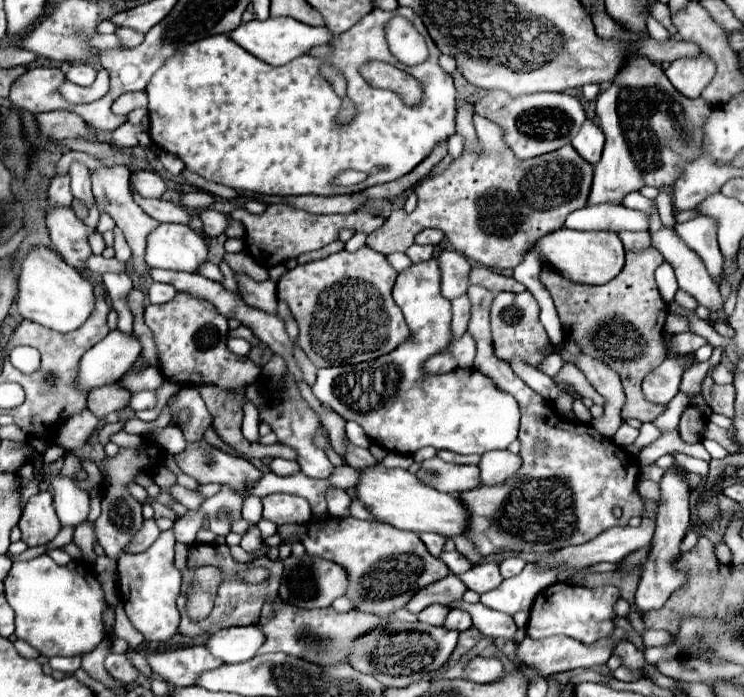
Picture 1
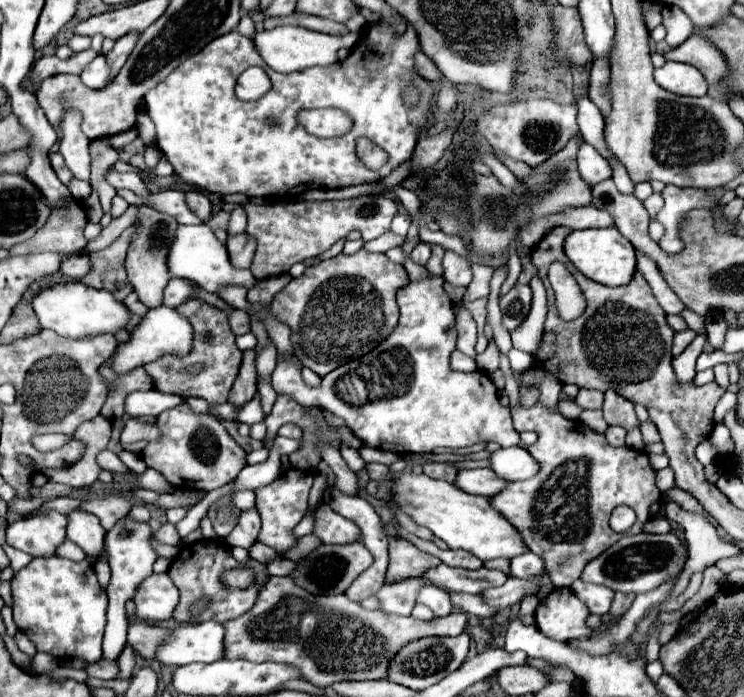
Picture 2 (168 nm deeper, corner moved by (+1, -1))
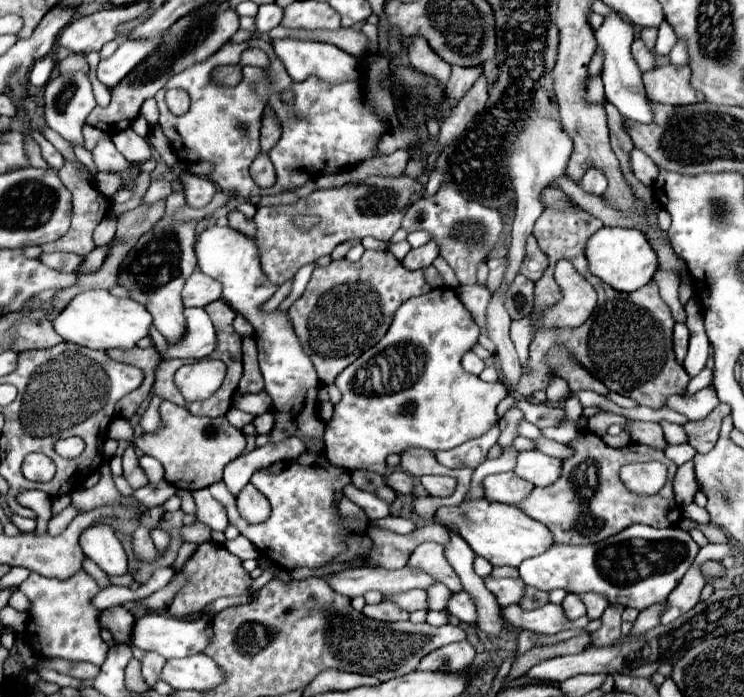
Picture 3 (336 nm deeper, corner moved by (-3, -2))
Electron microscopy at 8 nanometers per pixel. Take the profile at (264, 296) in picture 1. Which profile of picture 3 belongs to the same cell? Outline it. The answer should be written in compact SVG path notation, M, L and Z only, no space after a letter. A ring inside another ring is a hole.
M230 211L228 213L228 221L230 221L230 227L236 229L238 233L254 239L256 237L256 223L252 219L246 219L240 211Z

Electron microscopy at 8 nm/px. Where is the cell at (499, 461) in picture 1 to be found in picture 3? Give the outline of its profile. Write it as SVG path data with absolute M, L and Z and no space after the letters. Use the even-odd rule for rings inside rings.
M520 451L516 457L514 473L520 479L526 479L540 487L554 483L560 477L560 471L562 471L560 459L554 459L540 451Z

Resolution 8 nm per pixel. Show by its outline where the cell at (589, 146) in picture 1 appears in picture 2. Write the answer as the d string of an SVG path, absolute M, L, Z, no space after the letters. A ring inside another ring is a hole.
M582 142L578 150L578 172L590 186L596 186L598 182L612 176L612 168L608 166L608 162L586 142Z

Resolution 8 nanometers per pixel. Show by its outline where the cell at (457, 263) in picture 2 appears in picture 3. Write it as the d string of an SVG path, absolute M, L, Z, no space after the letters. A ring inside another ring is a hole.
M442 185L434 197L422 197L410 205L410 209L404 215L402 227L408 233L418 229L430 231L434 235L434 241L440 245L440 255L454 269L460 285L474 285L478 263L488 257L488 253L492 251L494 243L500 237L502 219L498 211L482 207L480 203L468 201L452 187Z

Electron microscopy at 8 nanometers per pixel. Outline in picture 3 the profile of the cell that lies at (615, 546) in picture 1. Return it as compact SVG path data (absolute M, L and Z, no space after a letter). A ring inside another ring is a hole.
M460 591L460 593L454 593L452 599L448 601L448 607L450 615L458 617L460 621L464 623L476 623L478 621L478 613L476 613L476 605L474 605L474 599L466 593L466 591Z

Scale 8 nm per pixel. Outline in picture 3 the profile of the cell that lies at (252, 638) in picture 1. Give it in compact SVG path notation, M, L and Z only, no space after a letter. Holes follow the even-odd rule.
M150 613L136 619L136 627L132 633L132 645L144 651L156 651L164 659L180 659L188 655L204 653L204 647L212 641L212 617L196 617L196 619L172 619L168 615Z

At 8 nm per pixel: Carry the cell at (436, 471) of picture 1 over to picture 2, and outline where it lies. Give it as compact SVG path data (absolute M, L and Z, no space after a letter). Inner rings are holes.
M478 468L478 470L458 472L454 484L468 494L480 494L480 496L492 498L500 494L500 490L504 490L508 482L504 478L498 478L490 468Z

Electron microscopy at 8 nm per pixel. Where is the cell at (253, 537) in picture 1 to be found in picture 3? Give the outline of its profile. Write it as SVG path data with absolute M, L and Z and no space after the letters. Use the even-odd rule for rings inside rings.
M248 483L240 491L240 495L236 497L236 503L238 503L240 515L248 523L264 523L264 519L268 519L268 515L270 515L268 499L256 487L252 487L252 483Z

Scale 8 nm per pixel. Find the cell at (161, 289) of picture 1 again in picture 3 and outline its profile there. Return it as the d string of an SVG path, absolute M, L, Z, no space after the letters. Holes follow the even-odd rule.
M194 271L184 285L182 291L182 303L184 307L204 307L216 299L220 299L220 283L214 281L212 277Z

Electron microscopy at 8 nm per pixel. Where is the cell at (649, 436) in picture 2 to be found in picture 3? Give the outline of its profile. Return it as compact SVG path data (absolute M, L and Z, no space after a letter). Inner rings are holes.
M660 421L662 431L664 431L664 439L668 445L676 445L676 443L686 443L686 433L682 425L670 423L670 421Z

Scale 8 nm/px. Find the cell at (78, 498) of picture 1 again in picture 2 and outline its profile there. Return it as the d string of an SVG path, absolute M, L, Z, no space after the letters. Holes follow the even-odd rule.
M82 510L68 514L68 540L78 544L88 556L100 556L104 552L104 536L106 530L94 514Z

